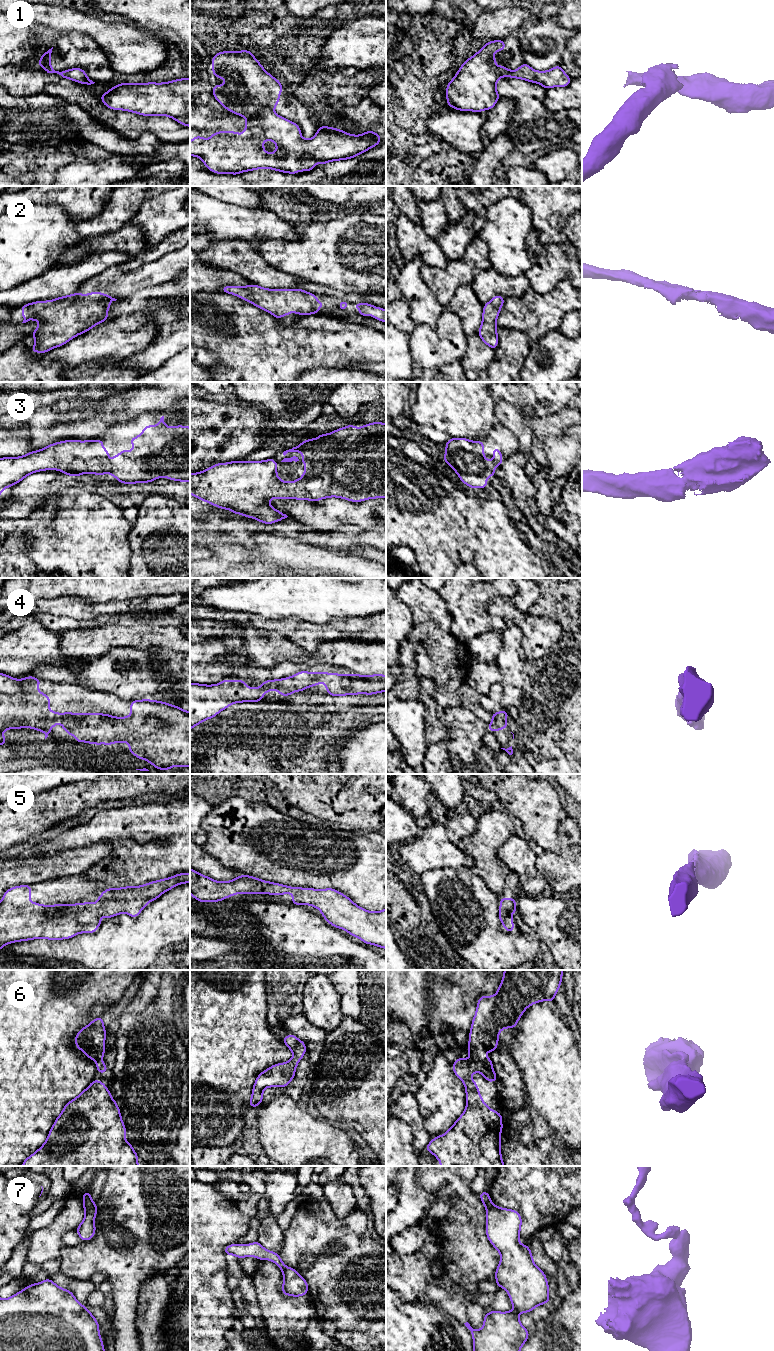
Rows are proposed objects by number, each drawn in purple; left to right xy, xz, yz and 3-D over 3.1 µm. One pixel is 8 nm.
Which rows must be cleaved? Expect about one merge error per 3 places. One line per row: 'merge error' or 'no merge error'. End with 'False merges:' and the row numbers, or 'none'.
1: merge error
2: no merge error
3: no merge error
4: no merge error
5: no merge error
6: no merge error
7: merge error
False merges: 1, 7

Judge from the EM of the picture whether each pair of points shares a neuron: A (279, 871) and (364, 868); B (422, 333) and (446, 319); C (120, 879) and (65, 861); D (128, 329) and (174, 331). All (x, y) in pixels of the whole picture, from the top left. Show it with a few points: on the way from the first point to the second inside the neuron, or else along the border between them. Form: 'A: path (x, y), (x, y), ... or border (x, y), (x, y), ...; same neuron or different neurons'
A: path (299, 863), (343, 865); same neuron
B: path (432, 342), (440, 342), (446, 336), (446, 329); same neuron
C: border (109, 855), (92, 864), (83, 873); different neurons
D: border (160, 326), (154, 338), (143, 349); different neurons

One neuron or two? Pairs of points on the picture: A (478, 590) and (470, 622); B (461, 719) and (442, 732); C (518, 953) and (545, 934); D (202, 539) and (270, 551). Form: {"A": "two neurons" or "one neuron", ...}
{"A": "one neuron", "B": "two neurons", "C": "two neurons", "D": "one neuron"}

